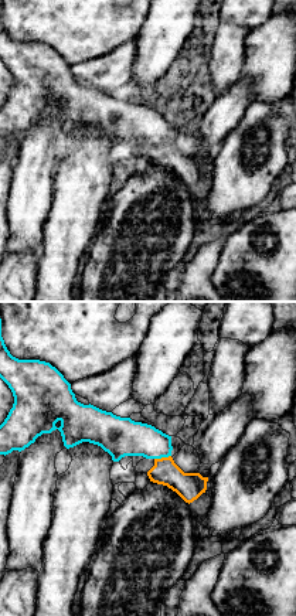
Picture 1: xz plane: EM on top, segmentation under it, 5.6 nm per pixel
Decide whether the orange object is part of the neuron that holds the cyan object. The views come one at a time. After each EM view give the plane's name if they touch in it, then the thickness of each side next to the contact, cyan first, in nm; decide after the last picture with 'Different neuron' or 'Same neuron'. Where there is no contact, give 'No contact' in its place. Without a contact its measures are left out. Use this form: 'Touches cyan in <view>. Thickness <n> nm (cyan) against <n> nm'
Touches cyan in xz. Thickness 220 nm (cyan) against 160 nm

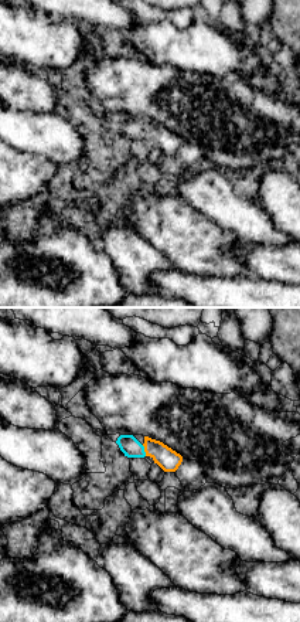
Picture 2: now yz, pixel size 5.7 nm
Touches cyan in yz. Thickness 110 nm (cyan) against 120 nm

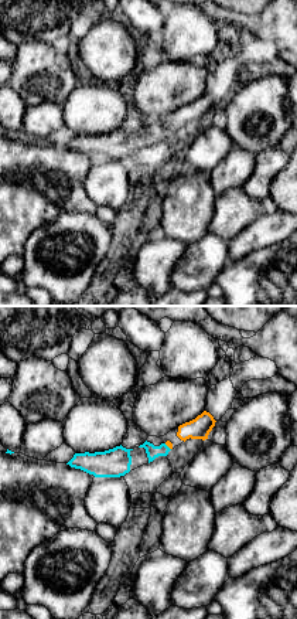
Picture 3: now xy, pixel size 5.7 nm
Touches cyan in xy. Thickness 70 nm (cyan) against 40 nm

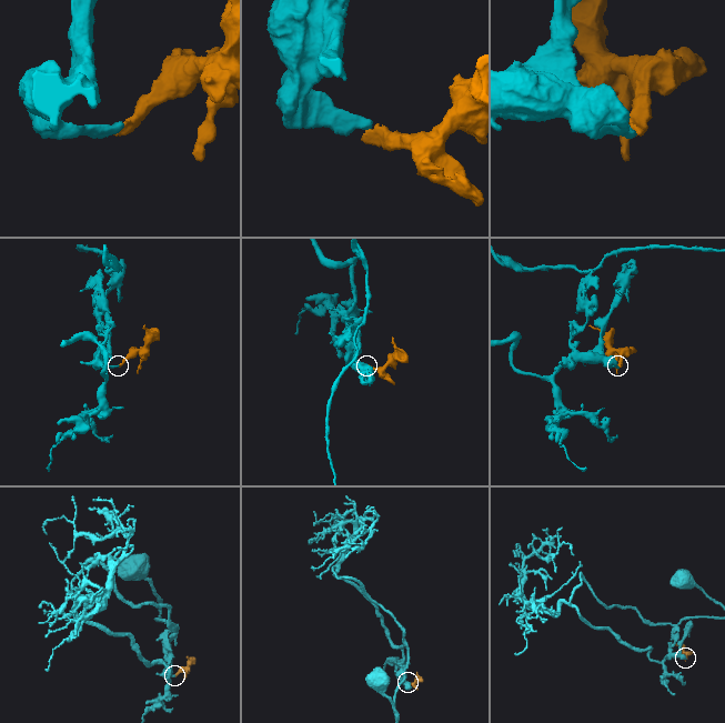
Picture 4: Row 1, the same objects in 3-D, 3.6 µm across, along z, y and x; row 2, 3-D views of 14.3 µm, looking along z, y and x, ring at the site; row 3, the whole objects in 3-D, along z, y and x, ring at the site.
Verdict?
Same neuron

